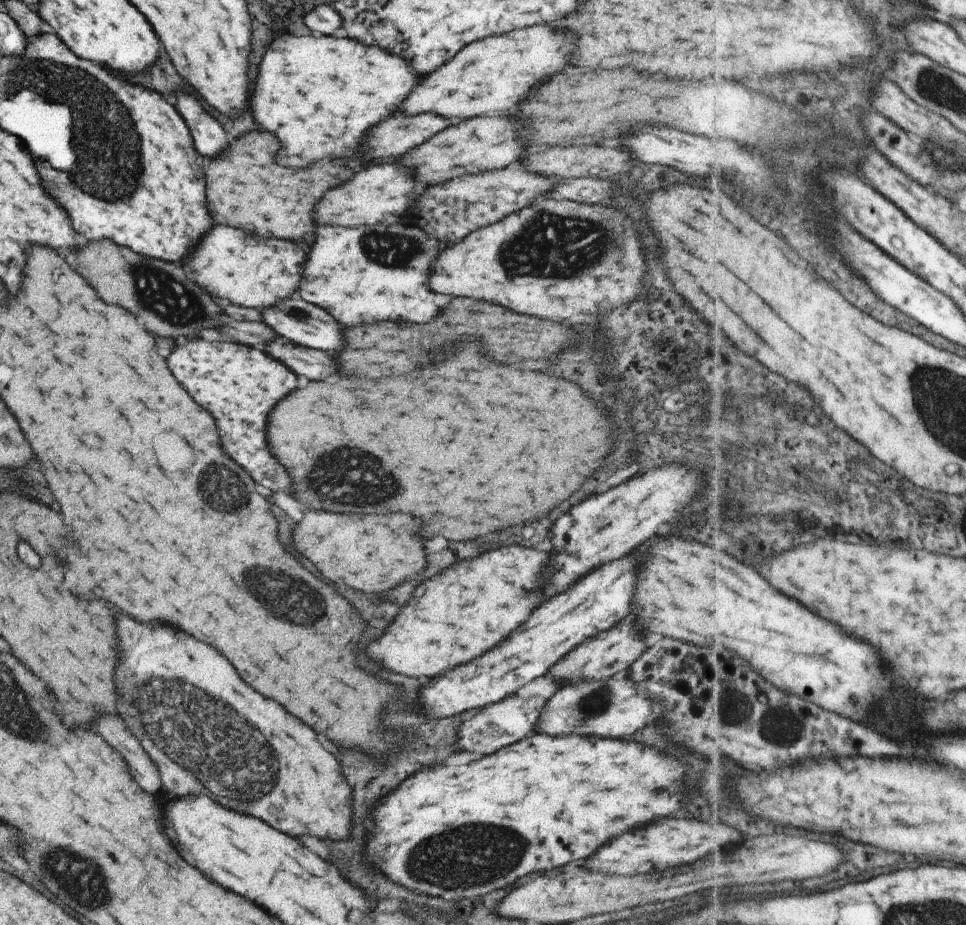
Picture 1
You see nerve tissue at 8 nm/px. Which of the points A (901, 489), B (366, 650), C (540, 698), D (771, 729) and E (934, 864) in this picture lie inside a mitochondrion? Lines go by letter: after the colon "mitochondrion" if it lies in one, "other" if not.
A: other
B: other
C: other
D: mitochondrion
E: other

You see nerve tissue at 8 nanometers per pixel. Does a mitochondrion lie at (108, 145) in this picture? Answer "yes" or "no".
yes

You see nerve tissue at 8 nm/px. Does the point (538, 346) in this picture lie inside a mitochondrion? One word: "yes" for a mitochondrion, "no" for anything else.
no

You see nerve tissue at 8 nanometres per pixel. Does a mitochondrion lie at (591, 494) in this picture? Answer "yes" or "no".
no

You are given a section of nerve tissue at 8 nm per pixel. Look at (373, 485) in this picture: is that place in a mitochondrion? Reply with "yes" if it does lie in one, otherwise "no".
yes

